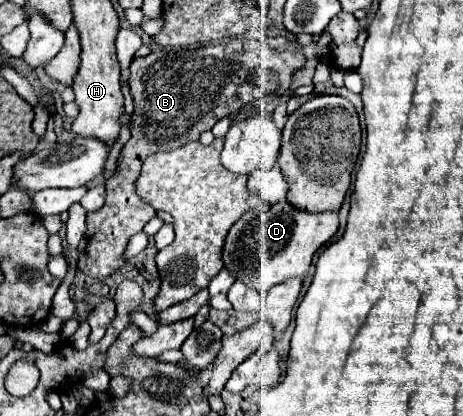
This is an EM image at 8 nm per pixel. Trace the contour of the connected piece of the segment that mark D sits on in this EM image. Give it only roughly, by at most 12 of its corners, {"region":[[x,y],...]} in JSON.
{"region":[[287,201],[227,233],[223,263],[267,295],[303,277],[337,213]]}

